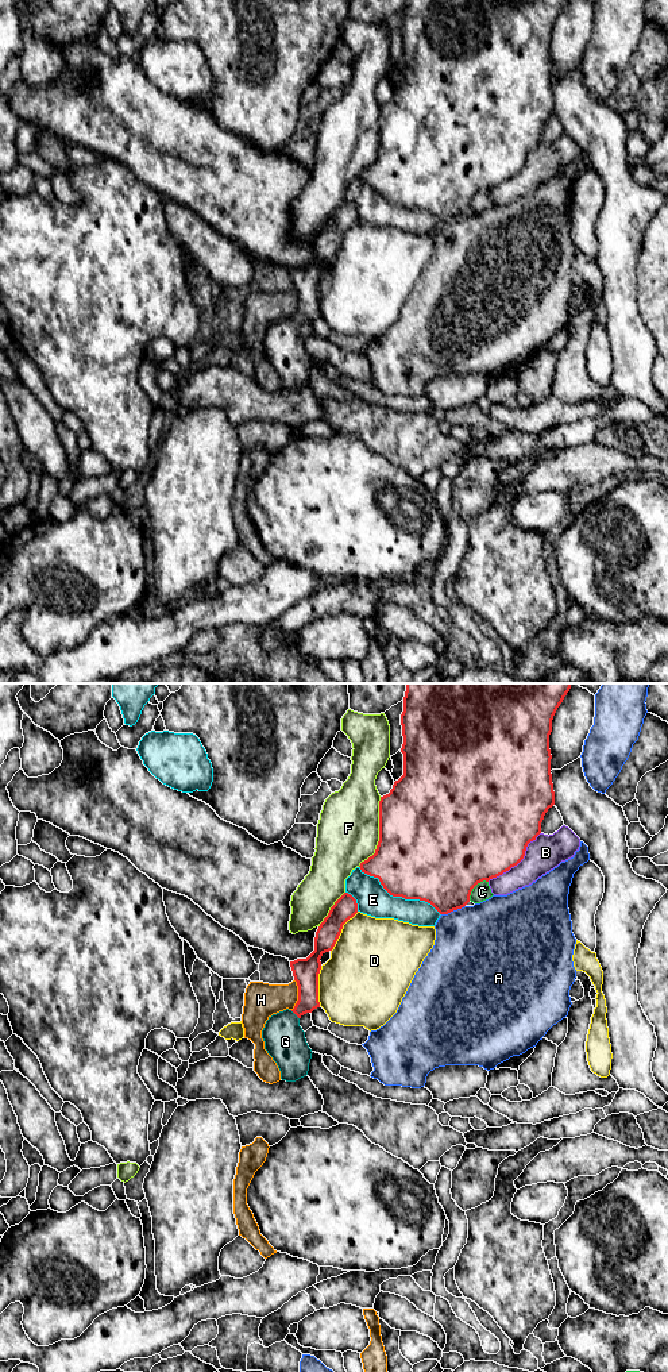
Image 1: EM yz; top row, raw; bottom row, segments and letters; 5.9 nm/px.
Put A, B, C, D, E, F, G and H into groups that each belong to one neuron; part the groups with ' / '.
A / B / C / D / E / F / G / H

